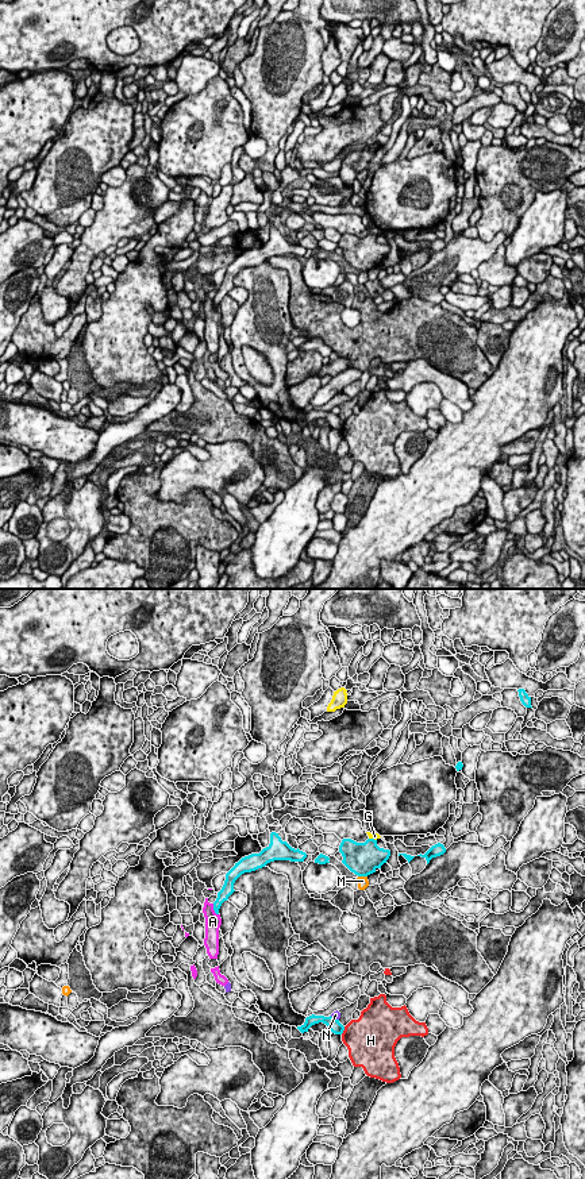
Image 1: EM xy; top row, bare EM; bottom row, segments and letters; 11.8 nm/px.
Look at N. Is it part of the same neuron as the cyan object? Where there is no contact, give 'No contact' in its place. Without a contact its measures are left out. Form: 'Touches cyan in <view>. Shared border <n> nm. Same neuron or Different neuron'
Touches cyan in xy. Shared border 120 nm. Different neuron

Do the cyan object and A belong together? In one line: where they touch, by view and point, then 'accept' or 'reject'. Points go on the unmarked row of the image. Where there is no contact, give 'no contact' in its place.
contact xy (214, 304); reject

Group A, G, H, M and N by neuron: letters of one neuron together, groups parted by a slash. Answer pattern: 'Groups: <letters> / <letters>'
Groups: A / G / H / M / N

